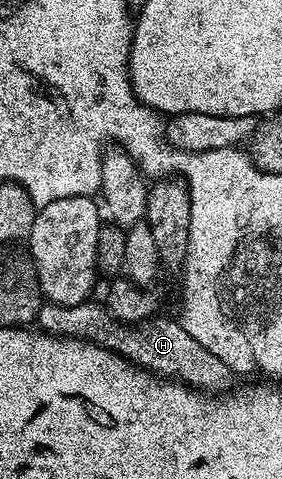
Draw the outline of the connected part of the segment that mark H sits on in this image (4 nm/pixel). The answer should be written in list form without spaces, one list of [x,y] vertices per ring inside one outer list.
[[[90,299],[78,305],[42,304],[37,312],[36,324],[44,332],[55,337],[76,337],[78,341],[91,341],[104,345],[111,353],[117,353],[134,365],[148,369],[154,375],[165,379],[176,379],[198,391],[220,395],[232,390],[235,374],[207,347],[195,343],[181,325],[180,320],[168,321],[162,315],[154,316],[140,323],[126,323],[117,320],[104,304],[96,305]]]

